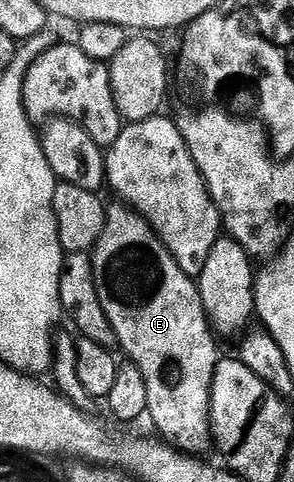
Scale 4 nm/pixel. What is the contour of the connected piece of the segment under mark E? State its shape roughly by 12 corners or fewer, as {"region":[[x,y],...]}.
{"region":[[107,207],[90,261],[146,416],[211,451],[219,341],[195,277]]}

